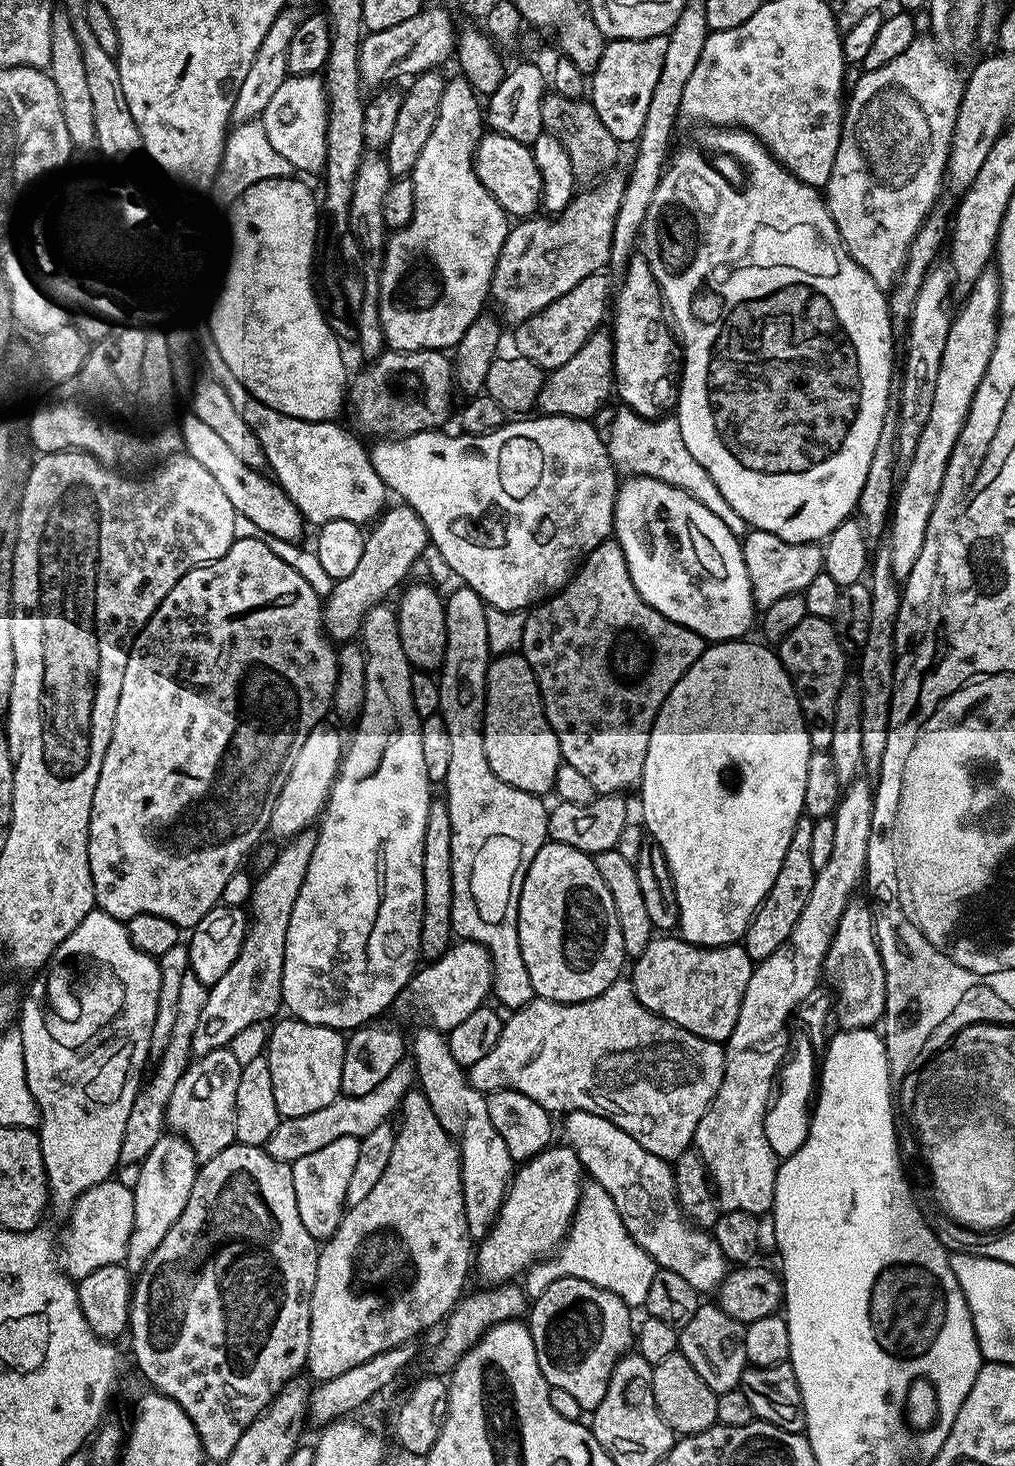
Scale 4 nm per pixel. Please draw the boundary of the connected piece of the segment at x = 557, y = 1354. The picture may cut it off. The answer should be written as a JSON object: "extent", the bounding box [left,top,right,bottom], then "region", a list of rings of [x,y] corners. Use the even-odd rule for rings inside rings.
{"extent":[526,1278,634,1410],"region":[[[558,1278],[558,1282],[550,1282],[550,1286],[546,1286],[546,1290],[542,1290],[542,1294],[531,1301],[530,1311],[526,1316],[528,1329],[534,1338],[534,1350],[538,1354],[540,1374],[546,1378],[548,1387],[557,1388],[558,1390],[567,1390],[567,1392],[578,1401],[578,1406],[582,1410],[595,1410],[602,1402],[602,1398],[606,1398],[606,1386],[610,1386],[612,1371],[617,1362],[620,1361],[622,1357],[629,1355],[630,1349],[633,1347],[634,1320],[632,1324],[632,1316],[634,1316],[633,1309],[629,1308],[626,1302],[622,1302],[622,1298],[618,1298],[610,1290],[602,1290],[582,1278]]]}

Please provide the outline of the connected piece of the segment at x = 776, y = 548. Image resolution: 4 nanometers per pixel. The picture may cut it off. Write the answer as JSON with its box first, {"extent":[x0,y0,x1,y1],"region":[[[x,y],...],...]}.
{"extent":[740,528,824,610],"region":[[[752,528],[751,531],[743,537],[740,545],[742,558],[746,562],[746,574],[750,578],[750,590],[752,591],[752,600],[756,603],[757,609],[763,610],[770,607],[778,598],[786,598],[786,594],[791,592],[803,593],[806,586],[810,586],[811,580],[816,577],[824,567],[824,550],[819,543],[811,544],[791,544],[778,534],[770,534],[766,530]]]}

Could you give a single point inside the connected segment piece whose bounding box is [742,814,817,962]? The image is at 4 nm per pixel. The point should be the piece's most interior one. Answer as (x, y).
(770, 926)

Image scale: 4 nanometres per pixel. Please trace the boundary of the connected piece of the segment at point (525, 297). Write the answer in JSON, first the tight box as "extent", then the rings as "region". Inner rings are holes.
{"extent":[491,170,626,322],"region":[[[616,170],[605,175],[599,182],[593,183],[583,192],[577,191],[572,201],[562,209],[551,224],[548,220],[524,218],[513,223],[508,229],[506,242],[502,242],[502,250],[498,254],[496,269],[492,275],[491,299],[500,307],[499,315],[505,321],[519,322],[538,314],[550,302],[562,298],[562,294],[574,290],[582,278],[590,278],[590,274],[603,272],[609,267],[610,244],[614,238],[614,220],[618,218],[618,208],[622,206],[626,176],[623,171]]]}

